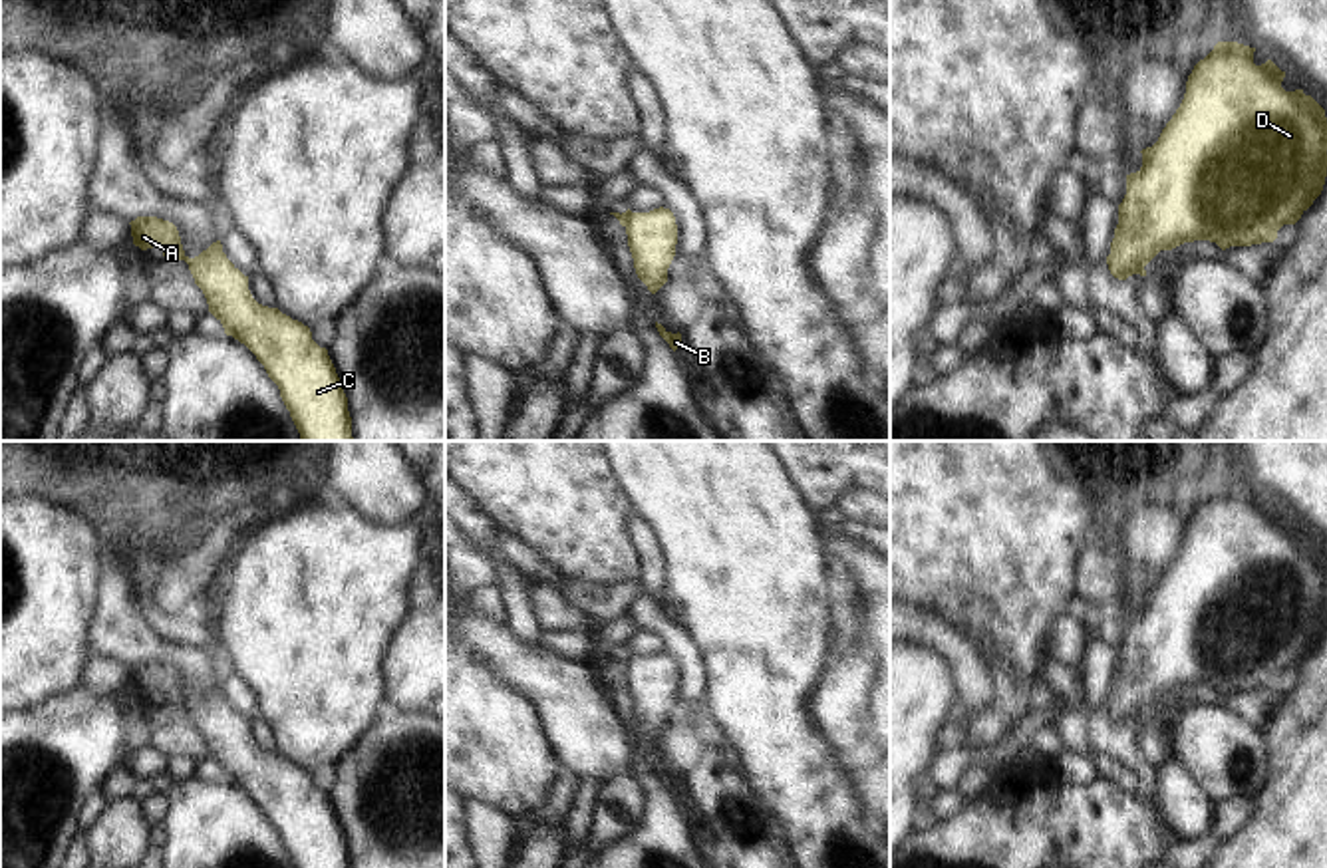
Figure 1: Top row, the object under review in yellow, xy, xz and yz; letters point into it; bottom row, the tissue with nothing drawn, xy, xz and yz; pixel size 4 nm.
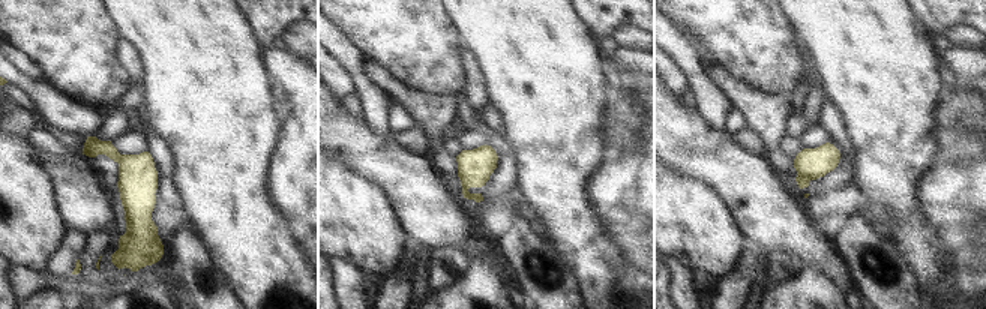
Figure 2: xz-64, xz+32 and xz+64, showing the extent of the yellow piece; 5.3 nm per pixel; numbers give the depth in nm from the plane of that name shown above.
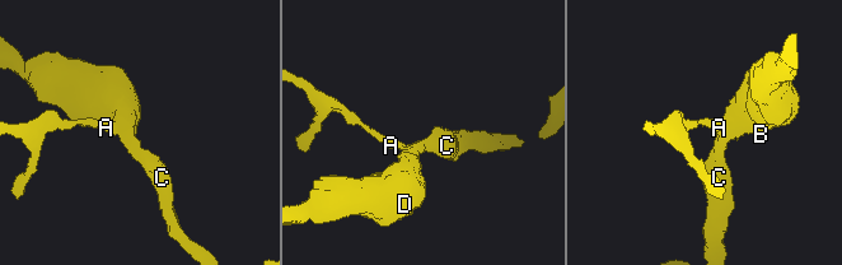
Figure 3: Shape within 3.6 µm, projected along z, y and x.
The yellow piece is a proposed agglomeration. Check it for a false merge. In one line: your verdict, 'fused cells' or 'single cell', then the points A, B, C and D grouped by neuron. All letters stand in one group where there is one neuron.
fused cells; A / B C D

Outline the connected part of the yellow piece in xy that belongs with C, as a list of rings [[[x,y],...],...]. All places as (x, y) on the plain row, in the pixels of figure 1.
[[[221,685],[195,703],[187,701],[185,707],[207,743],[209,757],[222,769],[226,781],[244,789],[264,810],[294,868],[352,868],[348,842],[328,795],[312,785],[308,771],[252,743],[248,721],[226,703]]]

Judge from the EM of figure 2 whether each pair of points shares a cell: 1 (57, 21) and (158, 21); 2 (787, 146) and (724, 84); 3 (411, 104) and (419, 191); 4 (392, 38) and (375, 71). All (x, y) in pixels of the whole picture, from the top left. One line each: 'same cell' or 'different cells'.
1: different cells
2: different cells
3: different cells
4: different cells

